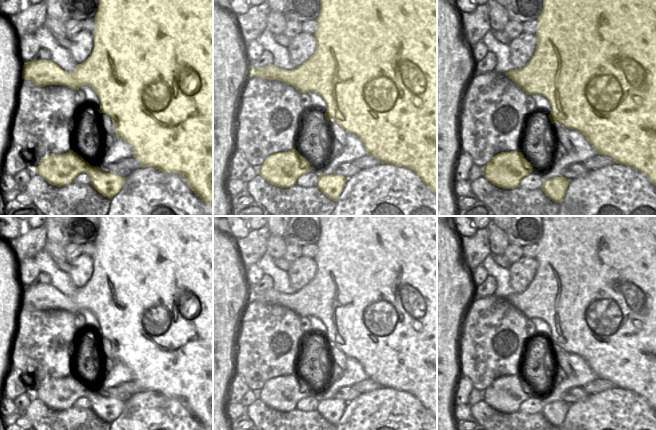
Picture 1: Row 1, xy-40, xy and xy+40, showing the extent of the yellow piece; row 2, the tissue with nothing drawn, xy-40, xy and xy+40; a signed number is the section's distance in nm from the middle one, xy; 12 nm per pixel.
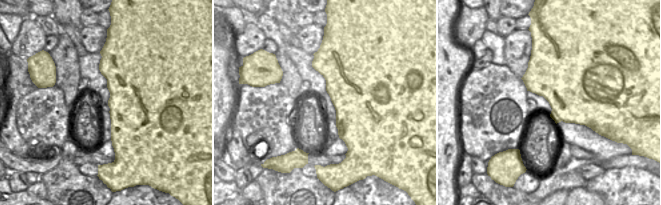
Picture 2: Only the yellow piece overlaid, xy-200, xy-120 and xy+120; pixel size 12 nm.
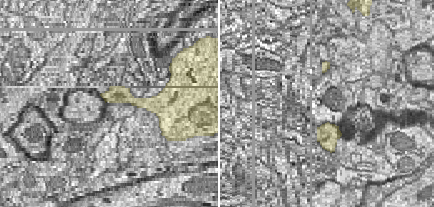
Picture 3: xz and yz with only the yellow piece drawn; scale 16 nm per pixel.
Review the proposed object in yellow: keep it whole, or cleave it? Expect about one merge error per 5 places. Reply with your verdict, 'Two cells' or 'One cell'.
One cell.

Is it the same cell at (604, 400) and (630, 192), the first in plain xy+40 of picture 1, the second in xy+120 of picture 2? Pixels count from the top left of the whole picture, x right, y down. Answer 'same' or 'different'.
same

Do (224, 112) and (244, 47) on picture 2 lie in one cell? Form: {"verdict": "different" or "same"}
{"verdict": "different"}

